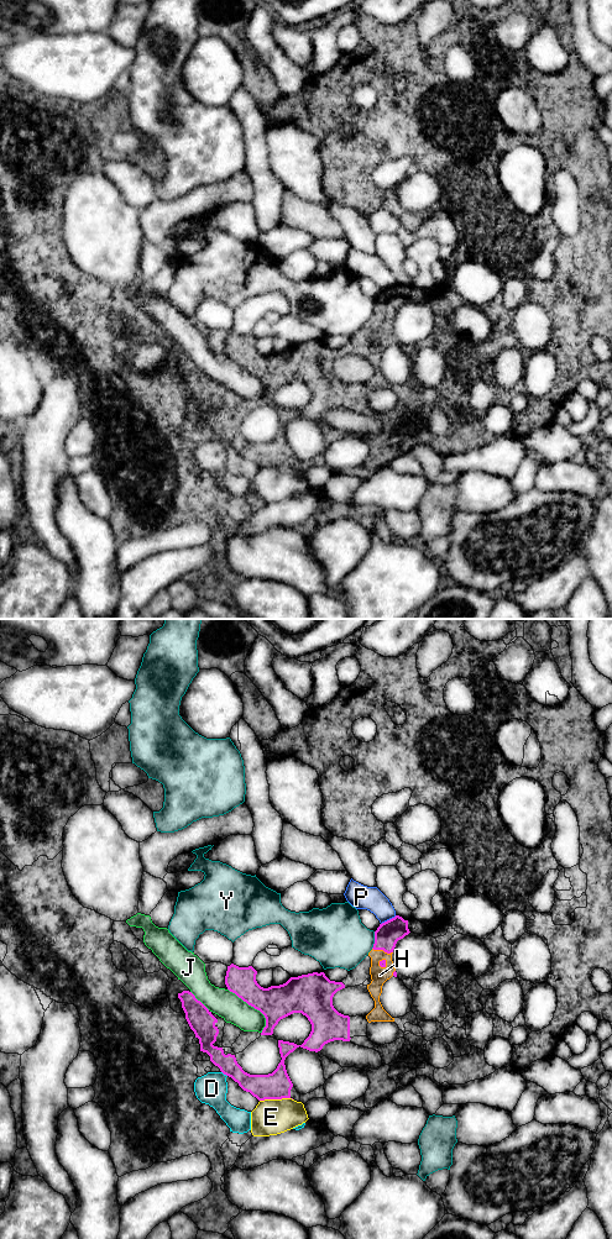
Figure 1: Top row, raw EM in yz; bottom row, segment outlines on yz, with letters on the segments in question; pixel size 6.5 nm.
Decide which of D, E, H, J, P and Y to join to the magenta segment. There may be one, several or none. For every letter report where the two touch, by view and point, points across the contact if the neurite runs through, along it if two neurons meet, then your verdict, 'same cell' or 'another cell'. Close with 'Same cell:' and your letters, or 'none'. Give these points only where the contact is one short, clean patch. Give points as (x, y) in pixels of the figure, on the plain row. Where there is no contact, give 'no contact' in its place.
D: meets magenta in yz at (224, 441); another cell
E: meets magenta in yz at (276, 466); another cell
H: meets magenta in yz at (382, 316); same cell
J: meets magenta in yz at (255, 376); another cell
P: meets magenta in yz at (390, 287); another cell
Y: meets magenta in yz at (375, 308); another cell
Same cell: H

